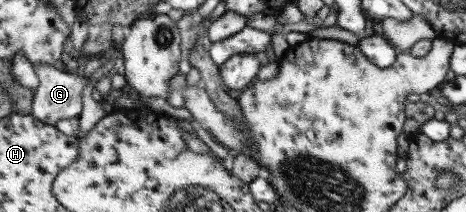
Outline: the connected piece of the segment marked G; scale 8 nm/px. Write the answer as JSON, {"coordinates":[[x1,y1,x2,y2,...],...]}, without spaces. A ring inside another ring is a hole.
{"coordinates":[[50,65,32,66,33,71,40,82,33,95,30,113,42,123,54,126,56,121,68,120,77,117,82,111,80,99,81,91,86,85,87,78,82,78,76,74,56,70]]}

